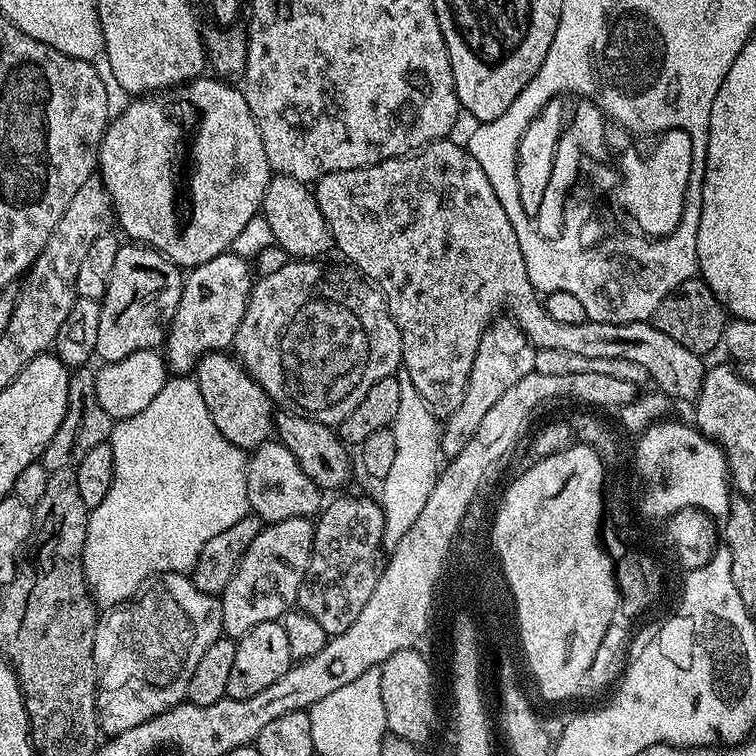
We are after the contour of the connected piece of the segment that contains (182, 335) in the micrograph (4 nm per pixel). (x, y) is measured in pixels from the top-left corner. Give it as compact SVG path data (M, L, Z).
M229 250L218 254L218 258L210 258L210 262L202 262L202 266L191 269L184 276L184 289L182 290L182 298L178 298L178 310L174 310L174 318L170 322L168 327L168 339L164 341L162 345L162 355L166 361L167 368L169 373L172 374L188 374L195 369L197 360L201 356L207 354L207 352L219 352L221 350L228 350L232 348L232 343L238 332L238 326L242 322L242 314L245 313L245 308L248 305L248 295L252 292L252 286L254 283L254 272L250 267L249 261L248 264L240 256L235 256L235 251Z

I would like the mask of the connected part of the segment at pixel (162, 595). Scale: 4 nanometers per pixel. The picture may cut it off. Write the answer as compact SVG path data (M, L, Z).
M162 572L158 576L151 576L149 580L144 580L130 598L126 598L120 604L115 604L113 608L107 609L99 617L96 626L96 637L94 638L94 662L96 663L96 718L100 722L101 733L109 737L116 736L122 730L134 730L134 726L142 726L150 718L170 710L175 704L185 703L190 686L190 677L194 675L194 670L198 666L198 658L206 654L208 647L218 639L221 639L224 627L222 626L222 606L217 597L210 594L202 594L194 586L194 582L182 572Z

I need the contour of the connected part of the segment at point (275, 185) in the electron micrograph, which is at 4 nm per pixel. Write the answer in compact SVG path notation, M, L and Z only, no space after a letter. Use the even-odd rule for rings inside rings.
M273 175L266 186L262 205L262 220L268 223L271 239L292 258L320 258L327 248L333 247L332 235L322 210L318 210L316 193L305 181L289 176Z

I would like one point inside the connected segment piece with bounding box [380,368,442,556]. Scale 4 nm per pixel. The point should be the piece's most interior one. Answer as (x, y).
(406, 488)

